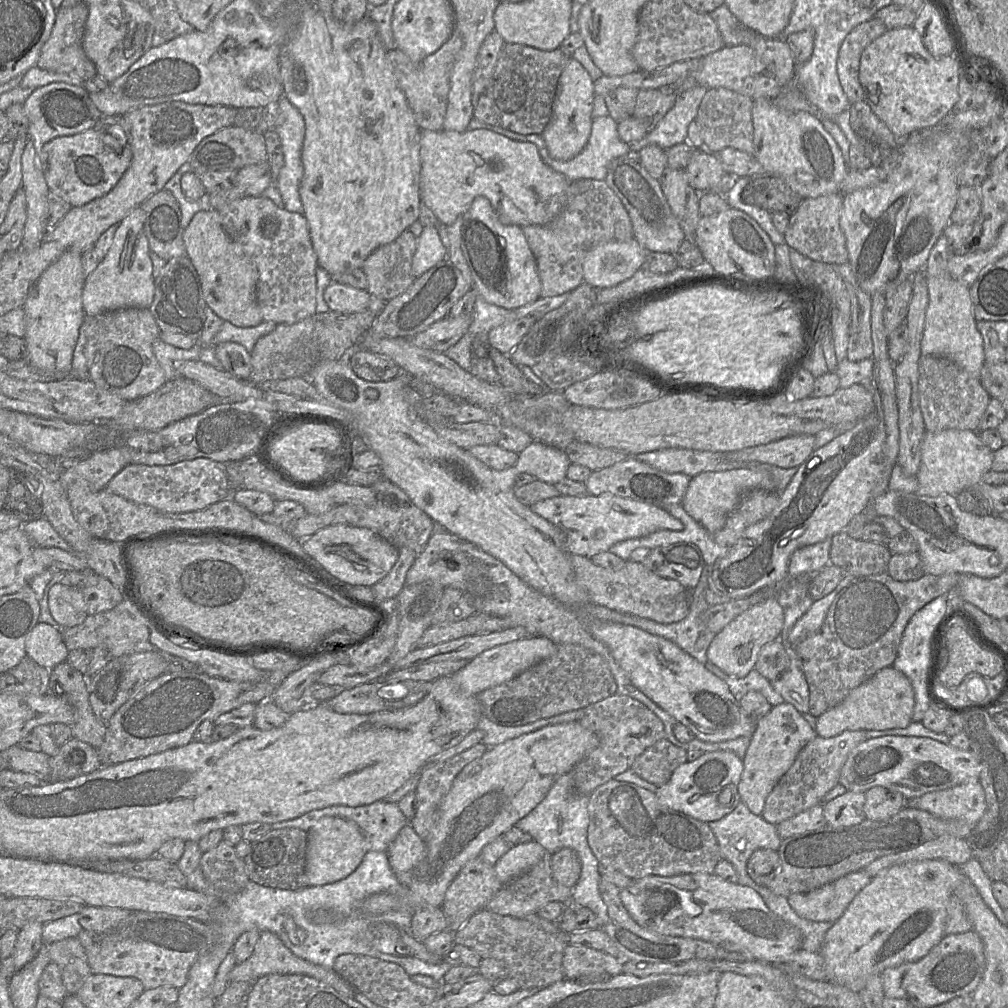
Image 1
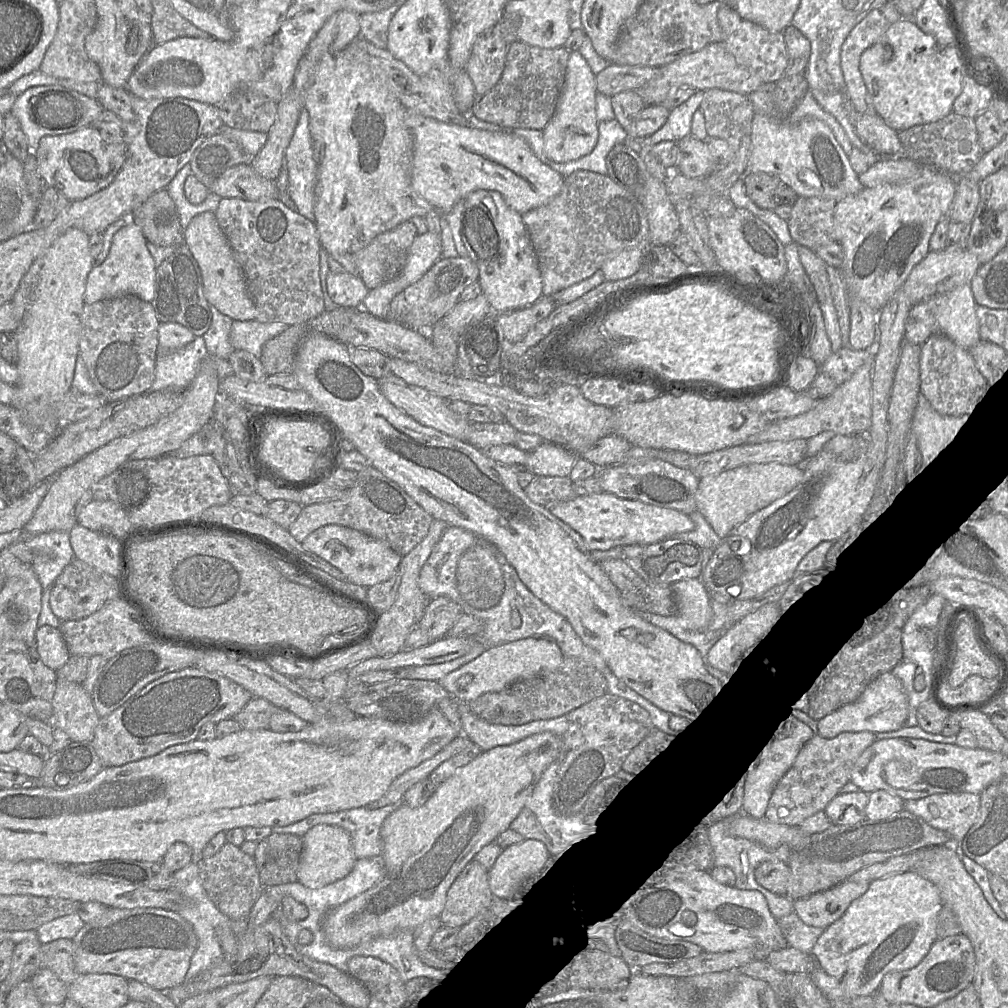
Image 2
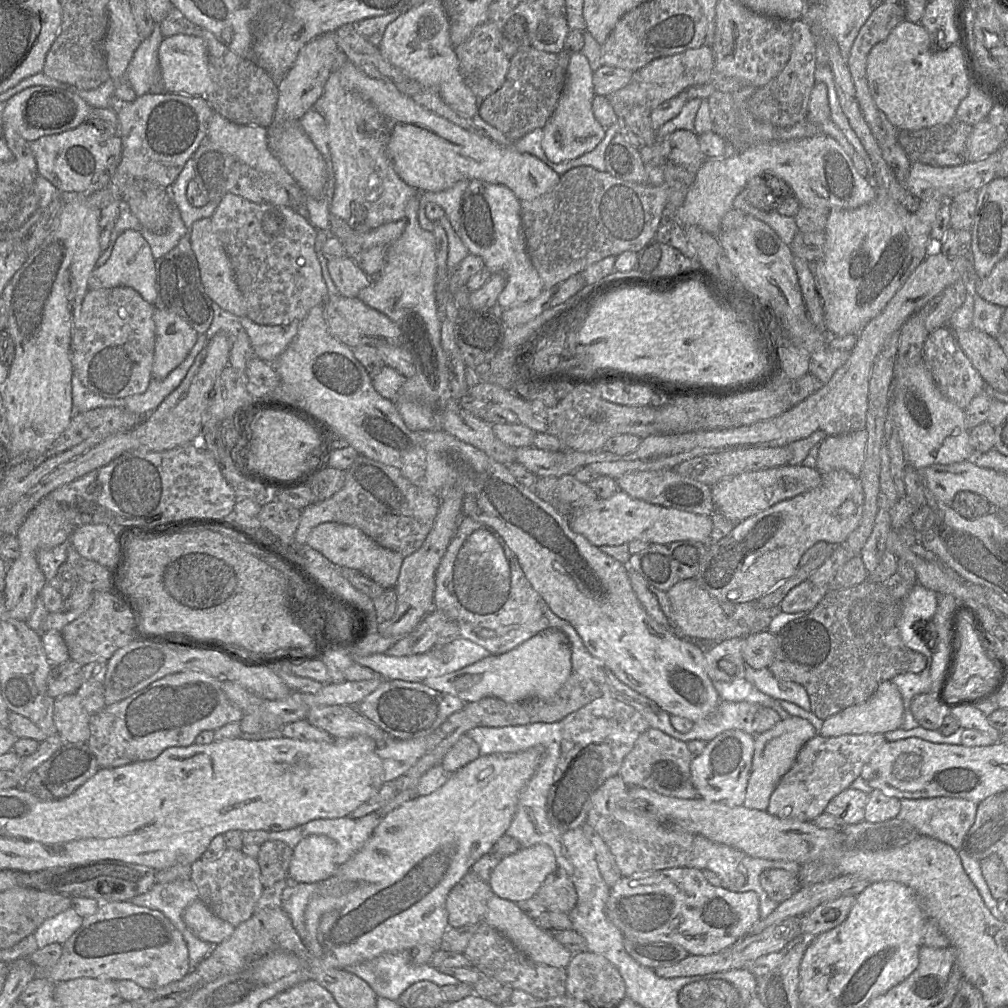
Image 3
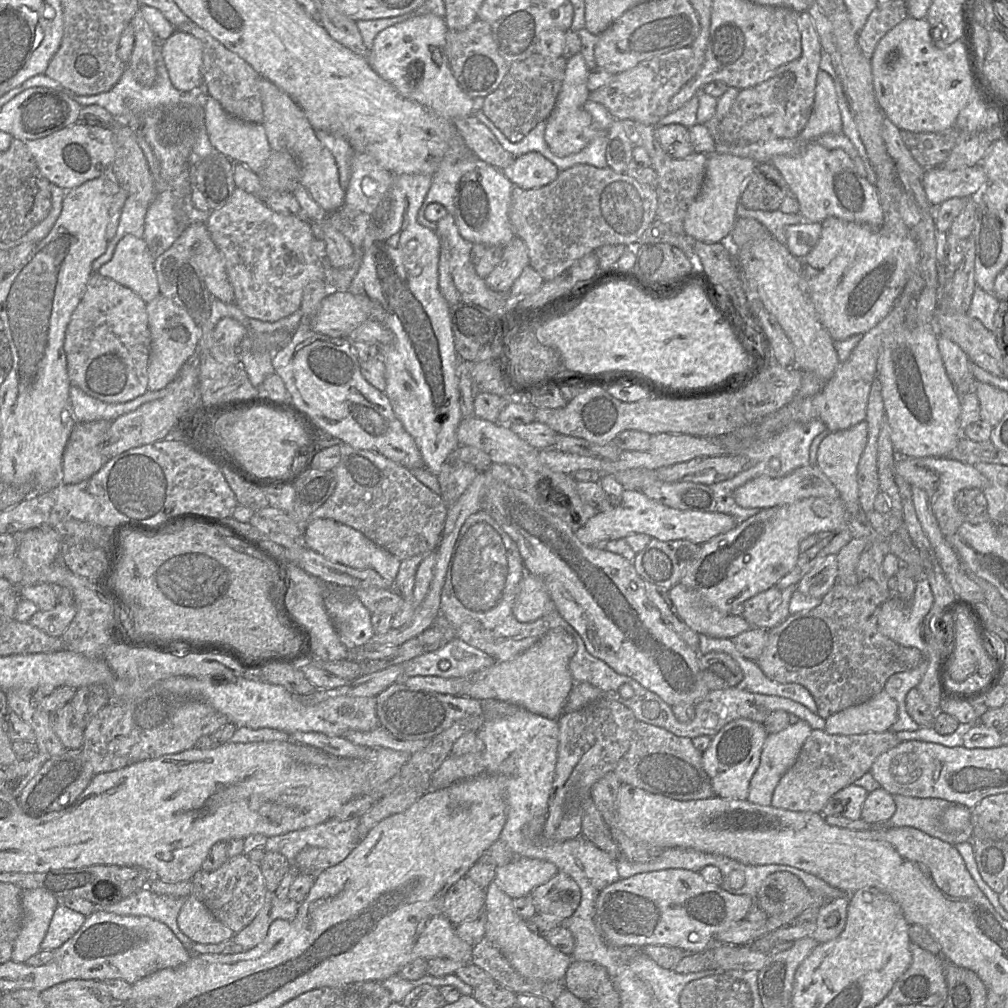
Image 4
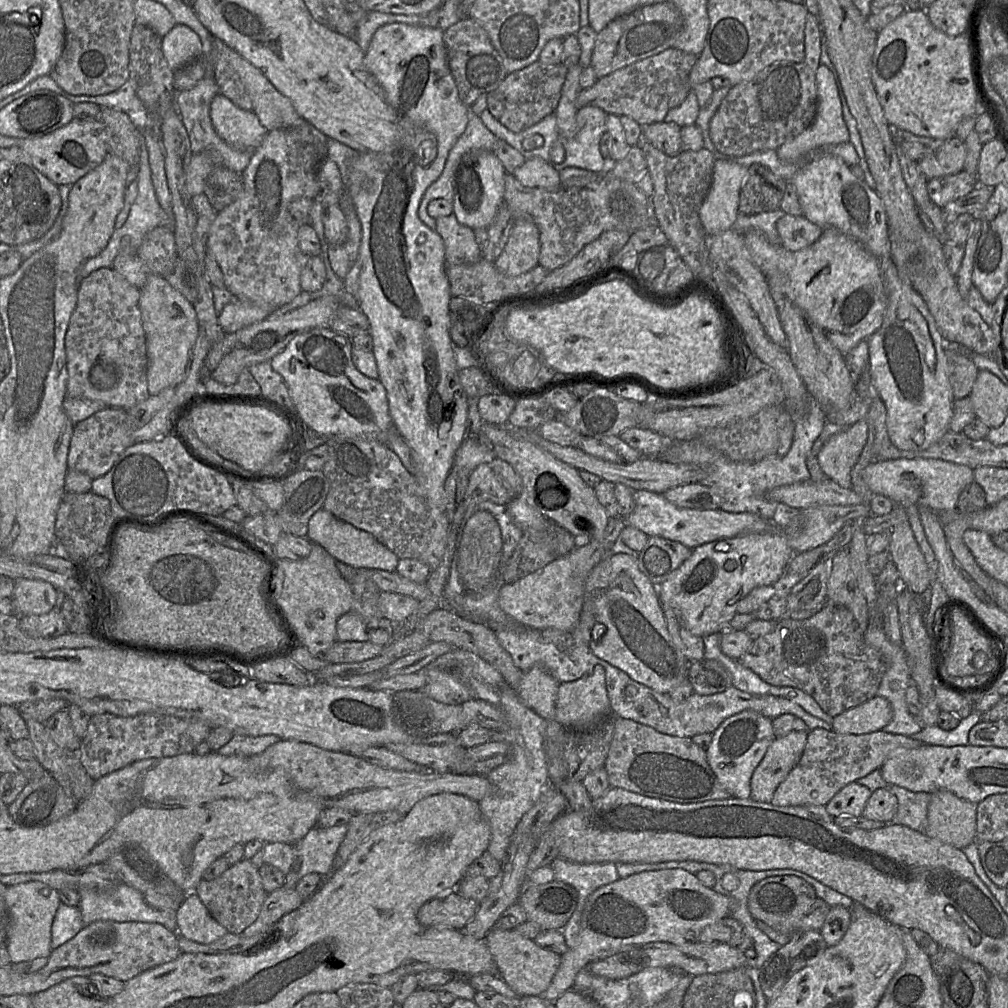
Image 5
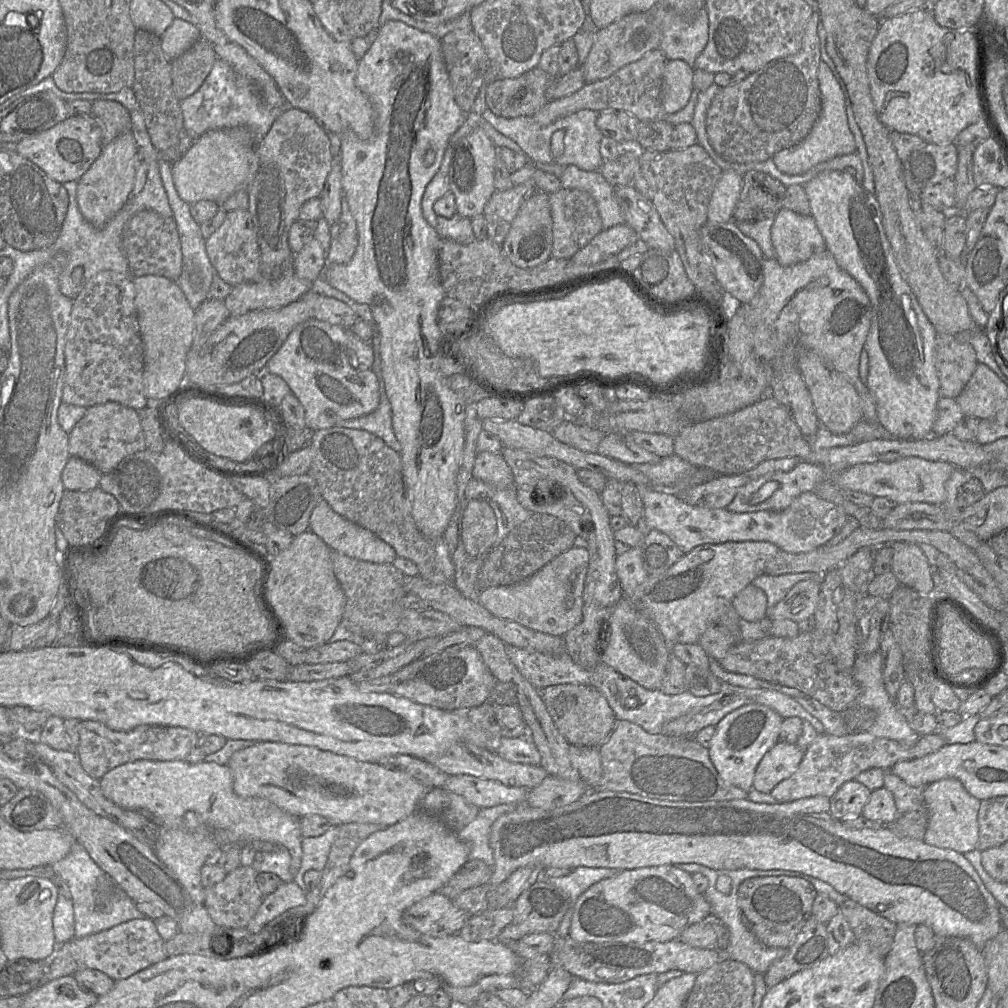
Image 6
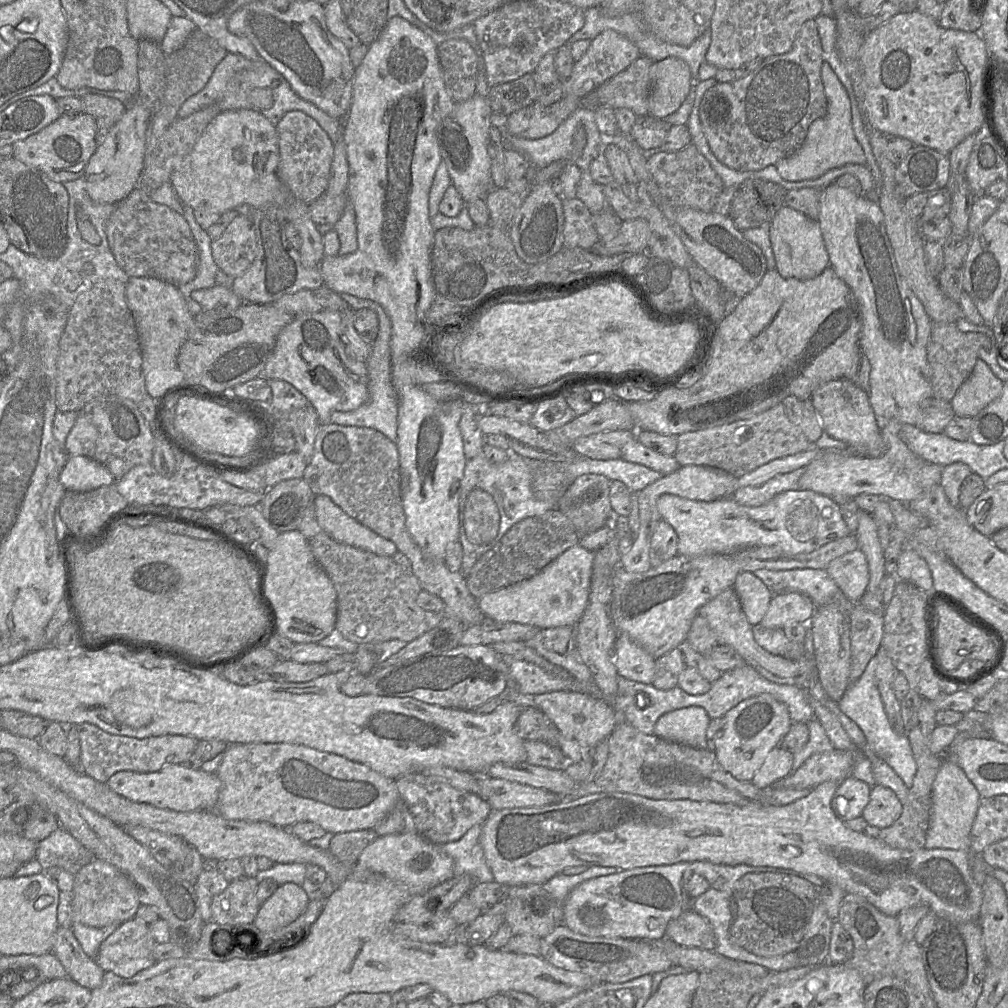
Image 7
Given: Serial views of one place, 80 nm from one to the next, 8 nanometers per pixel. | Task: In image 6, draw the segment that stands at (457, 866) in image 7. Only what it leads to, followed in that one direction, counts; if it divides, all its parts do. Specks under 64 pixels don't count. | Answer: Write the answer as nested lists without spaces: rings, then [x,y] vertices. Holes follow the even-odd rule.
[[[500,804],[490,808],[480,808],[477,817],[457,832],[458,838],[469,847],[469,860],[482,860],[493,869],[494,855],[489,842],[492,824],[497,818],[512,812],[517,807],[513,804]]]

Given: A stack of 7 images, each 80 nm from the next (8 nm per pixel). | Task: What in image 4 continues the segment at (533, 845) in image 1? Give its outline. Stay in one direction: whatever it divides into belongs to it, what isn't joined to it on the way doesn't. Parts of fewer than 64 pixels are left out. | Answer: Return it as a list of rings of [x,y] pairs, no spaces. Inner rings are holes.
[[[515,857],[508,864],[496,868],[494,881],[504,893],[515,899],[530,895],[557,872],[557,867],[551,862]]]

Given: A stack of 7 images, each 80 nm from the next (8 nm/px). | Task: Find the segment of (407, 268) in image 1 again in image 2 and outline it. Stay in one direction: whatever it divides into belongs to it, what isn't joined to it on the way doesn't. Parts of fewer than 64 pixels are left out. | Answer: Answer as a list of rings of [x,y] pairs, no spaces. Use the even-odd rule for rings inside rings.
[[[411,220],[405,221],[353,254],[358,275],[368,290],[391,281],[402,271],[416,235],[415,225]]]

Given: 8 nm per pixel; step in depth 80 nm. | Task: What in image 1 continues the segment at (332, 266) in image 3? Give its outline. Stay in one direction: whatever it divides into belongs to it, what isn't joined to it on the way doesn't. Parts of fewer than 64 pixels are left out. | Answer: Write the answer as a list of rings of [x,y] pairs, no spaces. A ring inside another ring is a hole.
[[[331,281],[324,291],[324,299],[330,311],[354,313],[368,309],[371,294],[367,290]]]

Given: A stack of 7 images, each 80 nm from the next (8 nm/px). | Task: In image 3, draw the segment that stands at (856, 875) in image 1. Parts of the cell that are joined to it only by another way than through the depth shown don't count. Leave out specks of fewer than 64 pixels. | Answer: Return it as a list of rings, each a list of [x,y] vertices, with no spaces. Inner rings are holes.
[[[842,896],[822,903],[810,912],[802,915],[801,930],[809,942],[816,936],[840,925],[848,916],[855,896]]]

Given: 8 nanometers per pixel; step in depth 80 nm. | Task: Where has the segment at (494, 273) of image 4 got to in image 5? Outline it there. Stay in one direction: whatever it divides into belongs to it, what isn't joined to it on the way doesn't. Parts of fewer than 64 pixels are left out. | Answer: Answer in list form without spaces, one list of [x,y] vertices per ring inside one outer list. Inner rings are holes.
[[[530,215],[514,221],[507,243],[494,262],[497,270],[507,276],[518,276],[538,265],[540,234]]]

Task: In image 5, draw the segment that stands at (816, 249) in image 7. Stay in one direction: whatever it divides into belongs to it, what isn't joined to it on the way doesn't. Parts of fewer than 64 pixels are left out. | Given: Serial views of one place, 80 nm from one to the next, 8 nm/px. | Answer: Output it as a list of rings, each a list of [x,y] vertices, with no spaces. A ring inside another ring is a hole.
[[[786,214],[776,223],[781,245],[792,252],[802,250],[819,239],[823,228],[810,222],[805,216]]]

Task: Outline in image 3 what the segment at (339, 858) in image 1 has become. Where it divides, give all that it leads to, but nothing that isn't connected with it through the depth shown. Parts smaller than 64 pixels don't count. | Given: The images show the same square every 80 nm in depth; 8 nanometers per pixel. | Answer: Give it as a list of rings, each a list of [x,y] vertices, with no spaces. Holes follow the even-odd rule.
[[[311,835],[294,848],[289,877],[297,883],[321,883],[336,871],[337,845],[325,835]]]

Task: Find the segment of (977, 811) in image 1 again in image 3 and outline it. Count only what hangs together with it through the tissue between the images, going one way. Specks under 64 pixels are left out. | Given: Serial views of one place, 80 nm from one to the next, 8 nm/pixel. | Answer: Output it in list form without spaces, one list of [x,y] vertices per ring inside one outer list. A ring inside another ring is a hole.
[[[951,797],[902,798],[900,799],[900,804],[898,819],[911,824],[920,835],[938,839],[954,849],[961,848],[967,832],[975,822],[978,807],[978,804],[973,801]]]

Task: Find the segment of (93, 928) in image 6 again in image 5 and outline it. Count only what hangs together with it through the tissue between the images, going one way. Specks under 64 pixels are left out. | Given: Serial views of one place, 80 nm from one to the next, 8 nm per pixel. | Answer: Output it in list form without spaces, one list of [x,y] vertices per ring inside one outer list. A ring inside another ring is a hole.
[[[118,883],[109,891],[97,891],[89,888],[77,890],[80,895],[78,905],[82,914],[83,925],[89,925],[99,920],[110,920],[117,922],[138,921],[138,922],[156,922],[163,925],[170,931],[177,934],[177,913],[176,910],[161,910],[150,906],[143,893],[139,890],[125,884]]]

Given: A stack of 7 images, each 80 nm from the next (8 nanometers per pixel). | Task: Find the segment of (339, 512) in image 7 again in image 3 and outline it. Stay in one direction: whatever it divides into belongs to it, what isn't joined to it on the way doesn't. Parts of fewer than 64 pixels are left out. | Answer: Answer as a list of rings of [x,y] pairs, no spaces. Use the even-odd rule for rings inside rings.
[[[324,522],[314,527],[306,544],[333,564],[357,570],[384,589],[395,586],[404,559],[400,553],[380,545],[359,528],[337,522]]]

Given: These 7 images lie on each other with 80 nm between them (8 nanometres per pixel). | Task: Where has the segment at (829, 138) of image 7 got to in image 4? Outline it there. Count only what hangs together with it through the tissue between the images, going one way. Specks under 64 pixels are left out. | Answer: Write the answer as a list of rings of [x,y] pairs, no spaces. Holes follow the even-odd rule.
[[[819,70],[816,78],[813,109],[798,138],[810,142],[825,134],[840,133],[842,133],[842,120],[834,82],[827,72]]]

